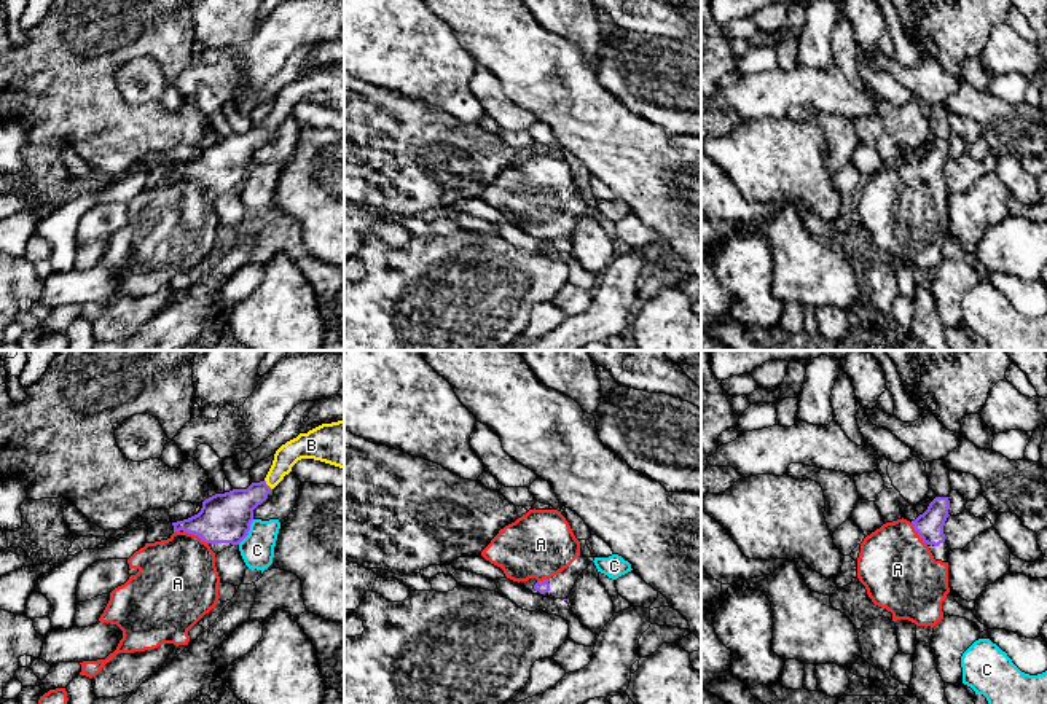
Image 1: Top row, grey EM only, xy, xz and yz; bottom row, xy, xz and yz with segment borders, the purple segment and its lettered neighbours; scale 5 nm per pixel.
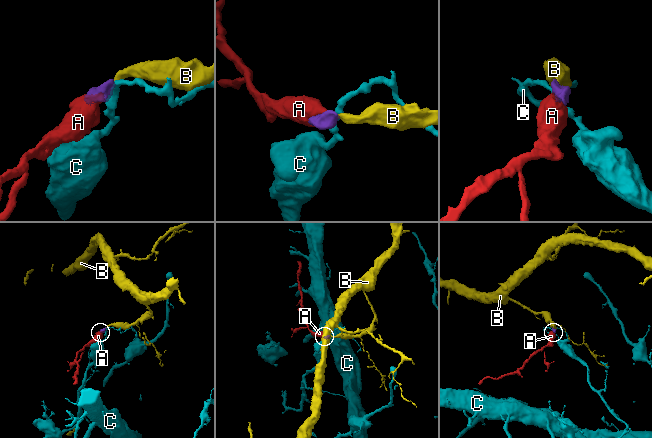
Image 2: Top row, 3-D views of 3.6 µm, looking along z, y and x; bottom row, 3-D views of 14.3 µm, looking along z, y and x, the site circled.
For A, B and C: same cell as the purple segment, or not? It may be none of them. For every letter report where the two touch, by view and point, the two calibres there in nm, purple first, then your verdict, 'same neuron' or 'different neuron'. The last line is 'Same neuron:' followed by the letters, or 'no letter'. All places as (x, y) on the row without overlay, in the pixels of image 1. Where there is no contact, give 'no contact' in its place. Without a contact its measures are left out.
A: xy (196, 177) | 260/400 nm | same neuron
B: xy (266, 128) | 240/120 nm | same neuron
C: xy (247, 176) | 260/170 nm | different neuron
Same neuron: A, B

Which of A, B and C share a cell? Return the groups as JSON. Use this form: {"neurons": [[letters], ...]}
{"neurons": [["A", "B"], ["C"]]}

